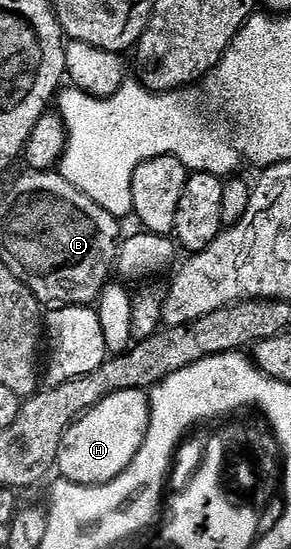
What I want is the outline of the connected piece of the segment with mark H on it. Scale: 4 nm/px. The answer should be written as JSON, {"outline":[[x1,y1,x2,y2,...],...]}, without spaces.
{"outline":[[125,389,105,397,65,433,59,450,58,474,86,487,113,481,137,457,150,424,151,401,147,391]]}

